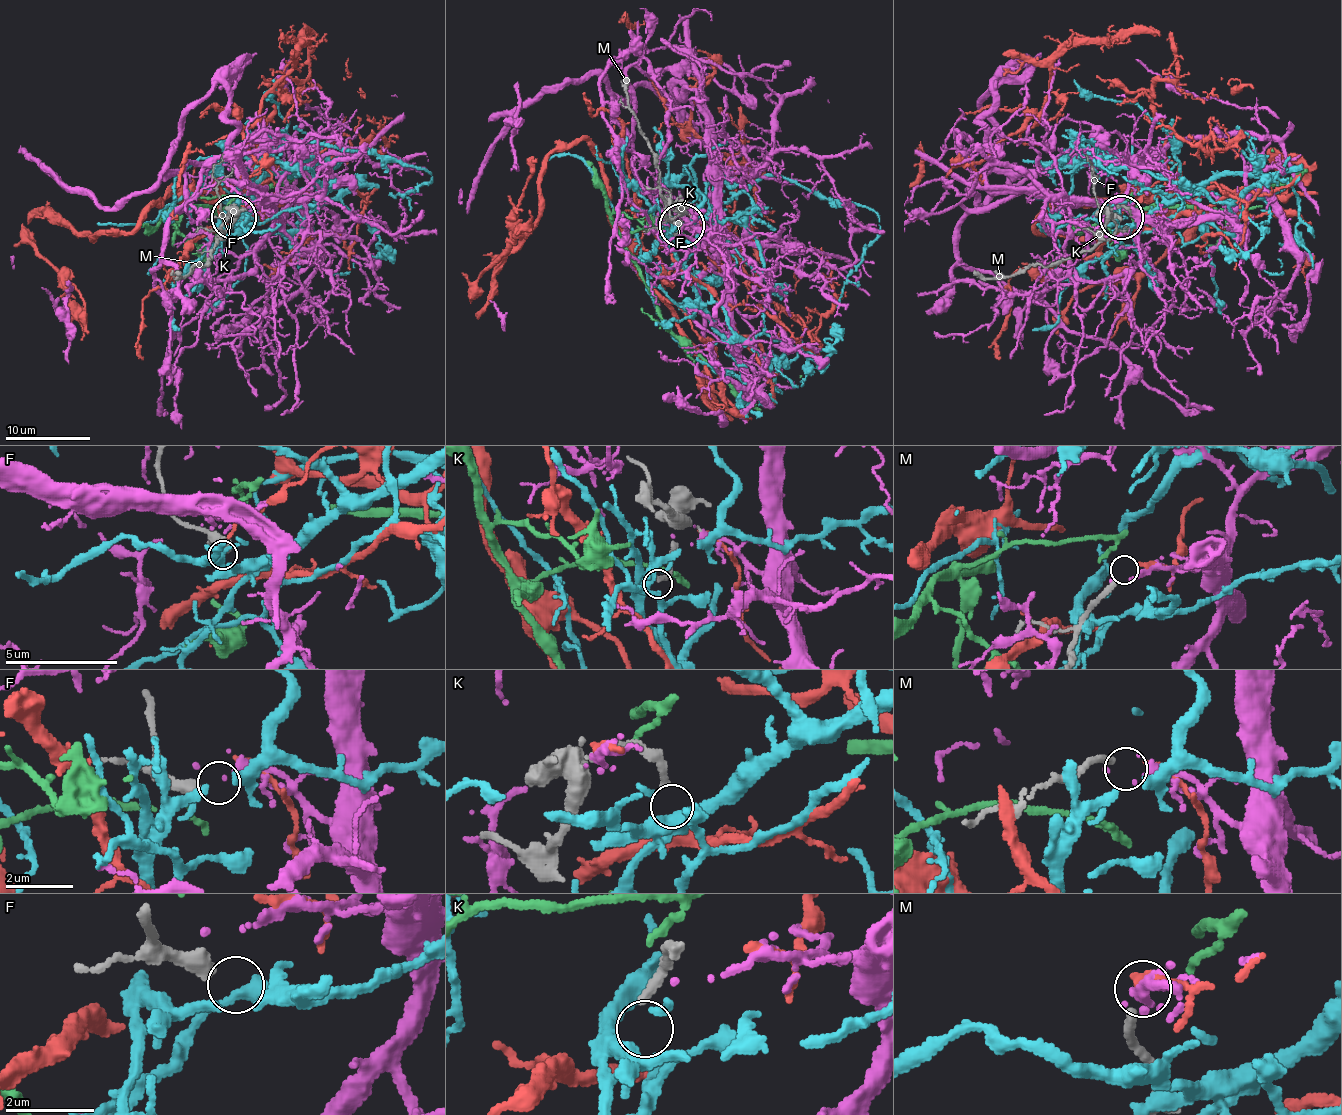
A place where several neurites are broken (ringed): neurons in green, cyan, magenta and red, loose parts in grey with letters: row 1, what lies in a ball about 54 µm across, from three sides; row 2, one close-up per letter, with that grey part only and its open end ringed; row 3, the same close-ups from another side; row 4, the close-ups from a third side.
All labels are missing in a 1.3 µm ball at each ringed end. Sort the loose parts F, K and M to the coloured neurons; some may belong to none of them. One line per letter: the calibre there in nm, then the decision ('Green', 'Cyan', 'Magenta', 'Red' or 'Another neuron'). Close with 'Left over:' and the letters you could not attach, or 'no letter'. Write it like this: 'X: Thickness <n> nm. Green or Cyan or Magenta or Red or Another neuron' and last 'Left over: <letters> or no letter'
F: Thickness 400 nm. Another neuron
K: Thickness 200 nm. Another neuron
M: Thickness 220 nm. Another neuron
Left over: F, K, M

